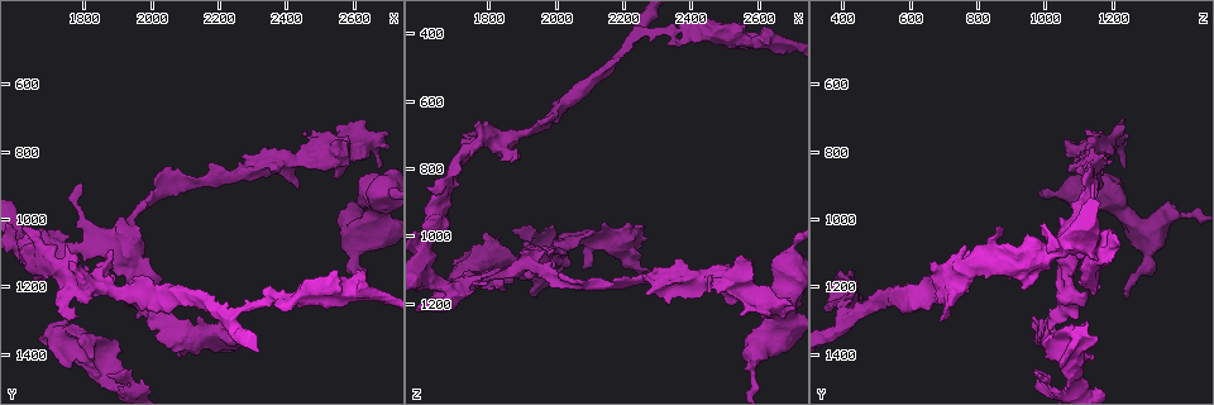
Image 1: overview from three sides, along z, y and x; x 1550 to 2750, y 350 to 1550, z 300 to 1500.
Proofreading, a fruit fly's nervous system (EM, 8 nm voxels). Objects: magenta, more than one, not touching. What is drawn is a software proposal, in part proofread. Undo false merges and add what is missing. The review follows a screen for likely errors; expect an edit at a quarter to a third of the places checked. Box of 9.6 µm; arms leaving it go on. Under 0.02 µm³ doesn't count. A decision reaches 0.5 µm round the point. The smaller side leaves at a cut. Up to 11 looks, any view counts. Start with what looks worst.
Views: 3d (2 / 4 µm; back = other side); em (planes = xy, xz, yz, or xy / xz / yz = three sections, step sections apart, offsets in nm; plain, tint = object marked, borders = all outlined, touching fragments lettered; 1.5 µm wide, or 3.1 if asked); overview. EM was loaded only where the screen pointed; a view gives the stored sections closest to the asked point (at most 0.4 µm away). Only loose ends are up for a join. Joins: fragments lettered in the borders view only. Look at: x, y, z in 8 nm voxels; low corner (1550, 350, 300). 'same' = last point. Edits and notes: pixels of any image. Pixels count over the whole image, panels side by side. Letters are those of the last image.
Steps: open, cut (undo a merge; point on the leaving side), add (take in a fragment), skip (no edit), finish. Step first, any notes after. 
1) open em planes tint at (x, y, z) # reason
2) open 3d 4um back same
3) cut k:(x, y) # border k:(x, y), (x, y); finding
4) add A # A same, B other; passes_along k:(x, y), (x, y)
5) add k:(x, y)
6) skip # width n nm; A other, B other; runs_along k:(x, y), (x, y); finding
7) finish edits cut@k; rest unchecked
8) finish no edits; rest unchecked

open em planes borders at (1670, 1360, 1150) # free end

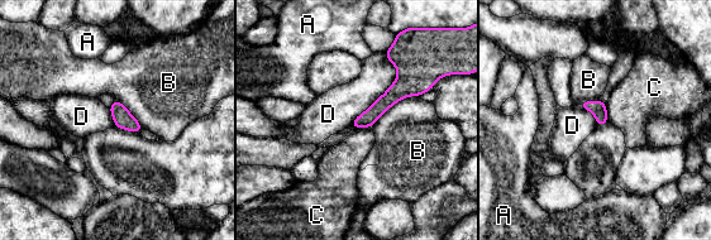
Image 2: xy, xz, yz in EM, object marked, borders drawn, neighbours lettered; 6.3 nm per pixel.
skip # longest_contact D 500 nm; A other, B other, C other, D other; runs_along 2:(396, 56), (402, 84), (356, 124); no lettered fragment goes on from it

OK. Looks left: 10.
open 3d 2um back at (2230, 1300, 410) # sharp bend

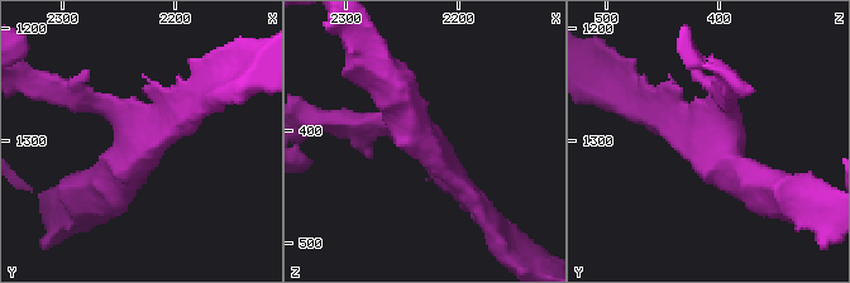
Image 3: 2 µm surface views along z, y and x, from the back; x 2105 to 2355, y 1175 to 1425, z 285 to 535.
open em yz step 8 tint at (2230, 1294, 412) # arms 3; shape alone is not enough

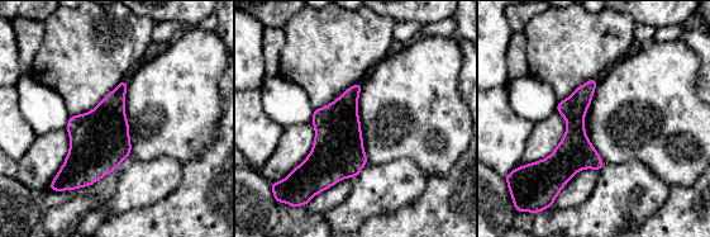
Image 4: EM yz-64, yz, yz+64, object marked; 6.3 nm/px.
open em planes borders same

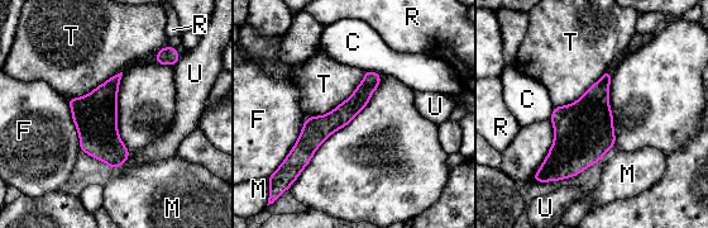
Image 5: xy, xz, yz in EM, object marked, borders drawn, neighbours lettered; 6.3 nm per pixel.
skip # C other, F other, M other, R other, T other, U other; runs_along 5:(376, 76), (304, 148), (295, 171); all the same neuron

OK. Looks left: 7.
open em yz step 4 borders at (1770, 1130, 660) # free end

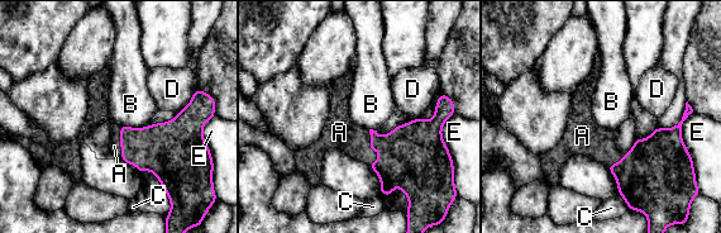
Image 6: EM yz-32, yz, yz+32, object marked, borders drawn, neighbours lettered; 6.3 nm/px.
open em planes borders same # another direction

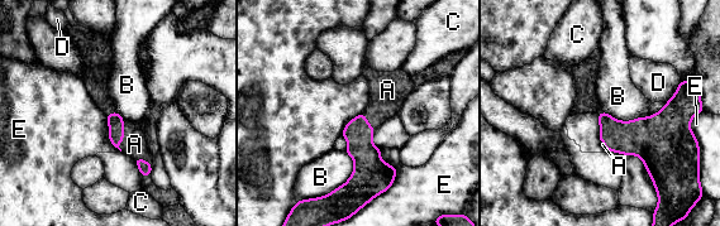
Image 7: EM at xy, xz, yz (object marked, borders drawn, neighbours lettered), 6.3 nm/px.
add A # A same, B other, C other, D other, E other; passes_along 7:(115, 121), (123, 135), (134, 144); the neuron continues

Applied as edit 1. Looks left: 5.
open em xz step 4 tint at (2270, 880, 1130) # thick turns thin

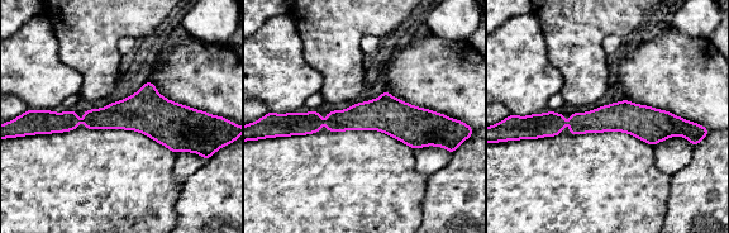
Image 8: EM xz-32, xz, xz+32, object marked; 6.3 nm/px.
open em planes borders same # another direction

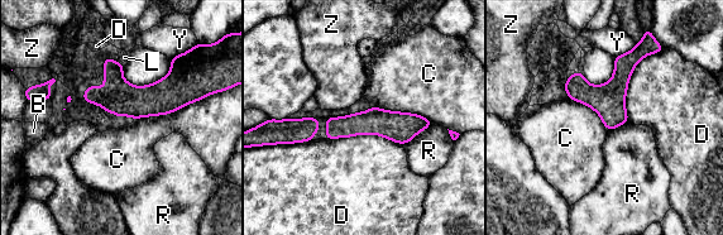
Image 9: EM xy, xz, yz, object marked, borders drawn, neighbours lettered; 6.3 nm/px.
skip # B other, C other, D other, L other, R other, Y other, Z other; runs_along 9:(86, 95), (192, 96); continuous, no second neuron

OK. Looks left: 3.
finish edits add@7; rest unchecked

